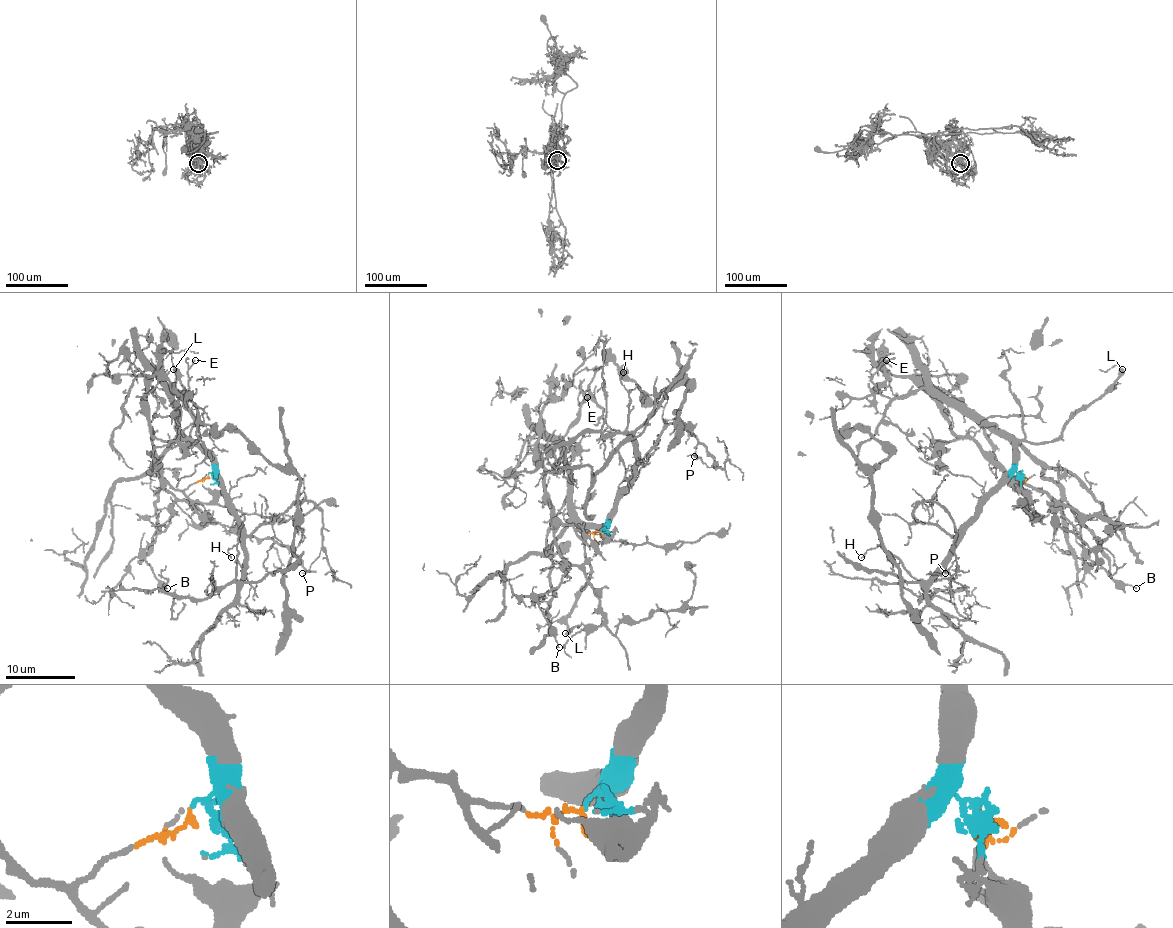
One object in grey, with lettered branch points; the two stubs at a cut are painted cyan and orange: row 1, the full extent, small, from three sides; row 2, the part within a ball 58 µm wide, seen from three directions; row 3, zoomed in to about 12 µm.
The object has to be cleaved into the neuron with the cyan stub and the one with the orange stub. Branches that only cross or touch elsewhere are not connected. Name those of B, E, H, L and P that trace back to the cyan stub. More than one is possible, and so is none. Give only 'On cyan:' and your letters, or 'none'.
On cyan: E, H, L, P

